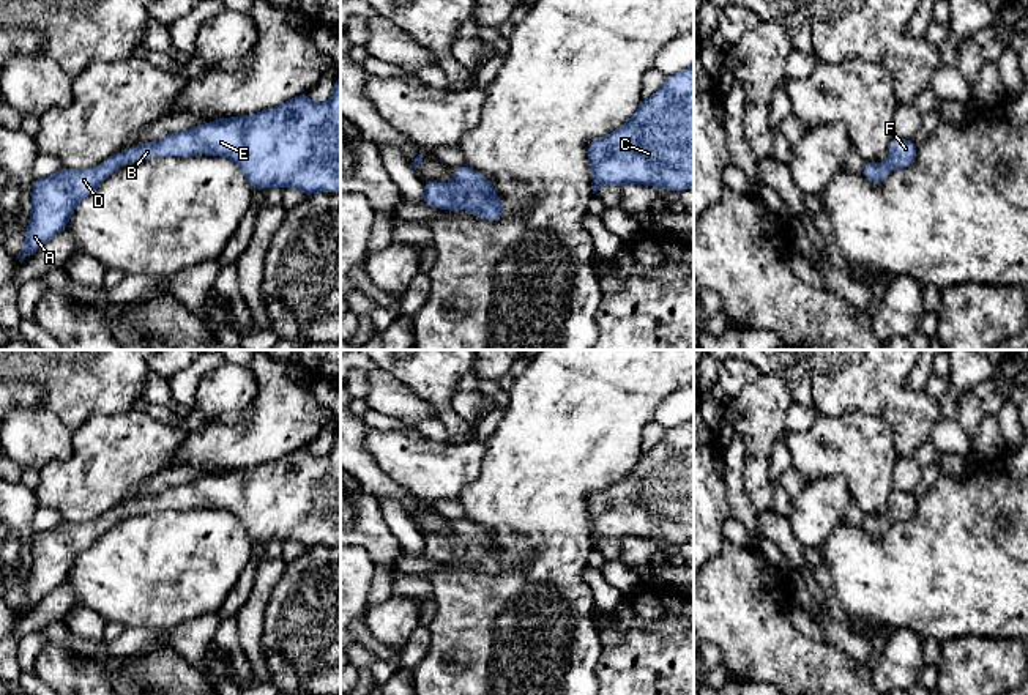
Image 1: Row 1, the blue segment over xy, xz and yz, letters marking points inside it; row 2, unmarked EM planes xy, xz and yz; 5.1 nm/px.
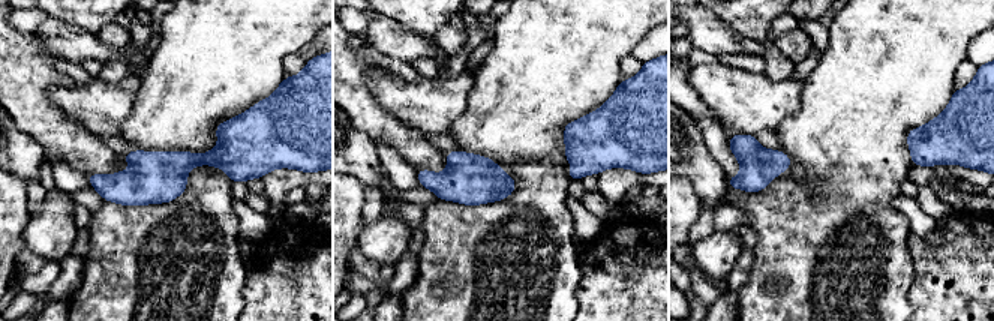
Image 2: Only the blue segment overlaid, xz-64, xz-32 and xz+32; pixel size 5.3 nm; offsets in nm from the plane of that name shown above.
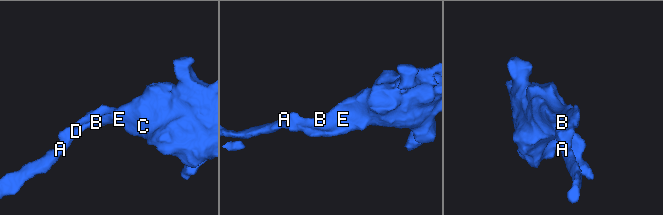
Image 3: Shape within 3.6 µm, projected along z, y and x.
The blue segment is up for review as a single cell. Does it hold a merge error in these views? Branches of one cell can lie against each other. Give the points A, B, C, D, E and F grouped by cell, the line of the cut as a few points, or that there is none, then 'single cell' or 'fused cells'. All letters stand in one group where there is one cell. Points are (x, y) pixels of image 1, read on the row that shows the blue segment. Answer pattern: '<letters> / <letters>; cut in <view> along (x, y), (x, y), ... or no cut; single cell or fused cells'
A B C D E F; no cut; single cell

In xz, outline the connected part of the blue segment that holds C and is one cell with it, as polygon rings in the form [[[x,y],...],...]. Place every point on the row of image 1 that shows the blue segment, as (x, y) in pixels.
[[[694,66],[667,76],[664,85],[648,99],[642,99],[631,120],[607,137],[594,139],[587,147],[591,164],[593,194],[602,184],[624,183],[683,191],[694,188]]]

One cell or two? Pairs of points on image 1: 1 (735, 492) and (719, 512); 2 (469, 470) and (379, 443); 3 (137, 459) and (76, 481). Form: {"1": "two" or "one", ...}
{"1": "two", "2": "one", "3": "one"}

